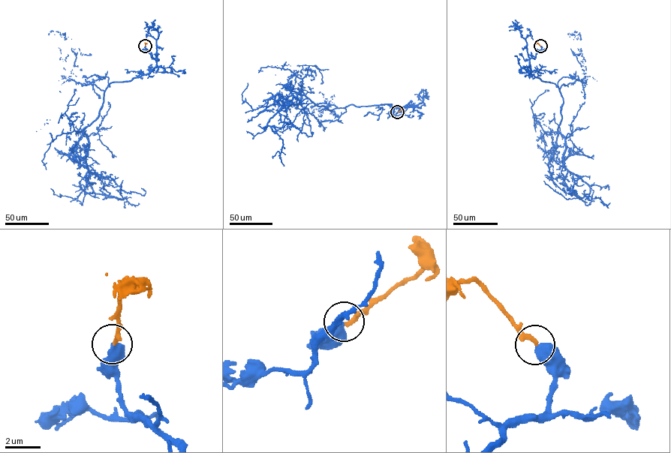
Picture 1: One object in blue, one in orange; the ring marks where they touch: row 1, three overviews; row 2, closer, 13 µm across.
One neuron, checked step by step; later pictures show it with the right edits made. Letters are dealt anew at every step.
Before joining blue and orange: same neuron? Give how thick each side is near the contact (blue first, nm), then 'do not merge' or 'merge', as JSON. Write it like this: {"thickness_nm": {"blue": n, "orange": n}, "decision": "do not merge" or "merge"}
{"thickness_nm": {"blue": 550, "orange": 240}, "decision": "merge"}

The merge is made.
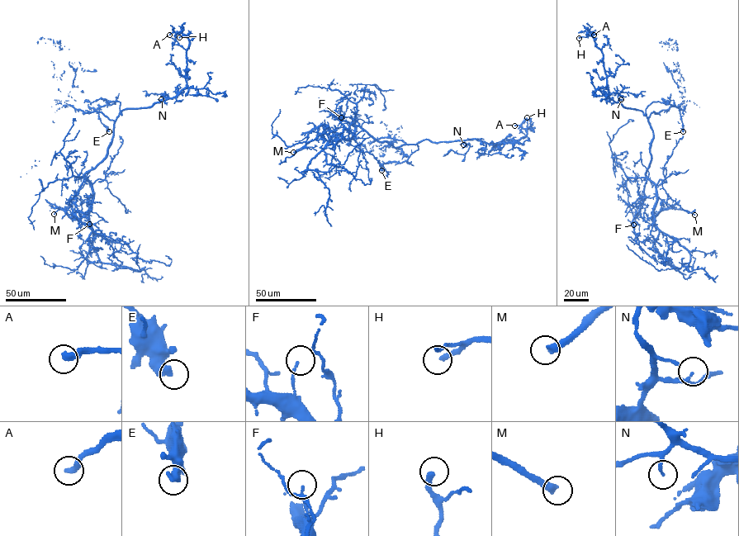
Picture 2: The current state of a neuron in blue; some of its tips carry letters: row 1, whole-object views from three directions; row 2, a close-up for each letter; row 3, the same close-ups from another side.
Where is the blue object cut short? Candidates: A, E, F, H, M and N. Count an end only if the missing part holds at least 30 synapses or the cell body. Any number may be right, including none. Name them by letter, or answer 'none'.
A, H, M

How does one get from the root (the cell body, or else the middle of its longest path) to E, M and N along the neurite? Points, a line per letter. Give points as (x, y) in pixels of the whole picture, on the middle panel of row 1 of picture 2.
E: (385, 141), (395, 147), (417, 144), (419, 149), (405, 161), (381, 163), (381, 170)
M: (385, 141), (379, 141), (358, 126), (352, 136), (345, 139), (324, 125), (319, 125), (315, 139), (293, 152)
N: (385, 141), (395, 147), (416, 144), (425, 139), (435, 142), (462, 140), (463, 144)

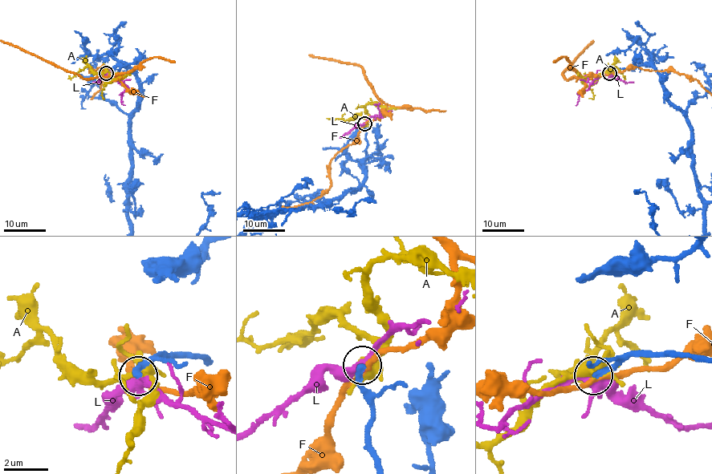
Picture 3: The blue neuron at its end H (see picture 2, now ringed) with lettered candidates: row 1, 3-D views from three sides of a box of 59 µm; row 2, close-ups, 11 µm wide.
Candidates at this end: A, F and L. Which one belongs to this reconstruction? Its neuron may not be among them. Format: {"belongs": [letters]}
{"belongs": []}

